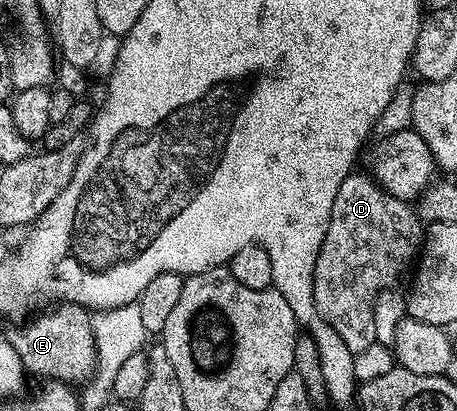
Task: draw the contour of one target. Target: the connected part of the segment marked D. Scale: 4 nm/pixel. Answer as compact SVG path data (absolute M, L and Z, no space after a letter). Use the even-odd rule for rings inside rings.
M354 171L339 186L339 194L335 194L335 202L331 206L327 234L315 262L315 306L321 317L339 334L339 338L347 342L347 350L354 354L377 343L373 313L375 298L383 290L396 285L393 283L404 274L409 263L409 267L414 263L423 244L423 224L416 211L406 201L395 198L381 187L372 175L362 172Z

